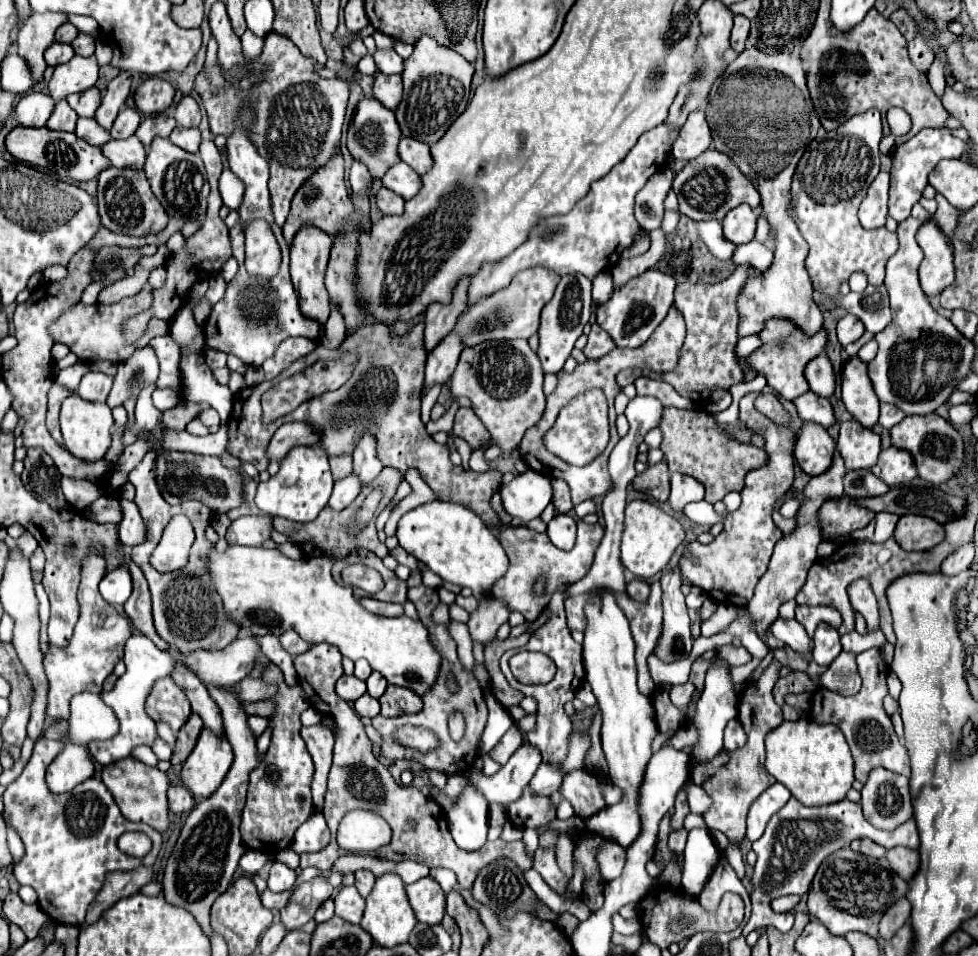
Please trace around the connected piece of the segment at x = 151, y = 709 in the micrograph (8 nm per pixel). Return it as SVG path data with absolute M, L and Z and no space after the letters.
M171 679L157 681L147 699L145 709L155 721L169 723L173 731L179 731L179 727L183 727L183 723L191 715L191 707L185 699L185 693Z

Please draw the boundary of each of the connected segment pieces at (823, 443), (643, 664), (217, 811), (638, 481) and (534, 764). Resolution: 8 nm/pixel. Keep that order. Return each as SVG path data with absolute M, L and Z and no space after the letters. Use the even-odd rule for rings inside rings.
M803 423L801 429L797 431L793 455L799 467L815 477L821 475L829 469L835 453L835 441L827 433L825 427L817 423Z
M659 581L651 583L651 597L647 603L637 605L633 599L625 599L623 595L615 593L619 607L625 611L629 619L631 633L636 645L635 660L639 671L639 691L643 695L651 695L655 691L655 683L649 677L647 657L653 653L656 642L661 635L661 585Z
M207 685L207 691L221 709L225 735L233 747L235 759L223 783L217 787L217 791L211 797L201 799L195 805L195 811L191 811L191 815L187 817L181 829L181 835L173 847L173 853L167 859L167 867L163 875L163 893L171 905L187 909L197 919L201 929L207 935L213 935L209 925L209 909L213 901L231 885L239 859L245 853L245 847L239 835L239 823L241 823L241 811L245 805L249 773L261 763L261 755L257 751L257 737L253 735L253 731L249 731L247 713L243 711L243 701L239 699L239 695L231 687Z
M661 461L653 467L647 467L645 473L633 479L633 489L653 497L655 501L663 503L669 499L669 469L667 463Z
M523 745L493 777L487 777L483 771L473 775L473 785L485 795L489 803L507 807L523 795L523 789L533 779L539 763L541 755L537 753L537 749L531 745Z

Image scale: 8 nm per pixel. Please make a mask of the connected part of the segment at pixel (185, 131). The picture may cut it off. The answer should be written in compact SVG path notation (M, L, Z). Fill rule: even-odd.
M175 127L171 131L169 139L181 149L185 149L189 153L197 153L199 143L201 143L201 131L197 127Z

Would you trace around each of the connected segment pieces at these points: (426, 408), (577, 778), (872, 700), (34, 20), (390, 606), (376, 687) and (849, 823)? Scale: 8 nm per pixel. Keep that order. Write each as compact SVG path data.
M433 385L433 387L429 387L429 391L423 395L423 399L421 399L421 419L423 419L423 423L427 423L429 421L429 413L431 413L431 407L435 405L435 401L437 401L437 397L439 397L439 391L441 391L441 385Z
M585 769L567 773L561 785L561 793L573 805L575 815L581 817L583 821L593 817L597 811L605 807L605 801L599 789L599 779Z
M873 647L869 651L859 653L857 655L857 667L859 667L859 675L863 679L861 691L853 697L843 697L839 693L831 693L827 688L819 686L812 696L813 721L815 723L835 723L843 731L843 735L849 743L849 749L853 753L855 779L857 781L865 783L869 771L875 767L885 767L885 769L895 771L895 773L905 773L905 769L907 769L905 775L909 775L907 749L899 743L899 739L893 731L891 717L883 709L883 699L887 695L885 677L889 673L889 669L883 665L883 661L879 657L879 649Z
M33 11L25 19L25 23L19 27L17 41L15 41L17 53L29 61L35 83L39 83L43 79L43 71L47 67L47 63L43 59L43 51L55 41L55 31L65 21L67 21L65 13L53 13L53 11L37 13L37 11Z
M361 599L359 601L367 611L381 615L381 617L399 617L403 613L403 607L397 603L383 603L377 599Z
M373 671L365 683L367 683L367 693L369 693L371 697L379 699L379 697L385 693L385 687L387 687L387 683L385 683L383 675L379 675L377 671Z
M791 797L787 805L771 817L763 837L759 837L753 843L753 851L757 853L757 863L755 863L755 873L753 873L753 893L751 893L753 913L747 925L743 927L743 935L747 935L753 929L763 929L767 925L773 925L779 931L787 933L793 927L793 915L773 913L769 905L771 899L783 897L783 895L807 893L821 861L833 851L849 845L853 839L863 839L863 837L869 837L887 849L895 845L919 849L919 835L917 835L915 819L909 819L895 831L879 831L871 827L869 821L863 817L861 805L849 799L837 801L831 805L821 805L821 807L805 807L795 797Z

